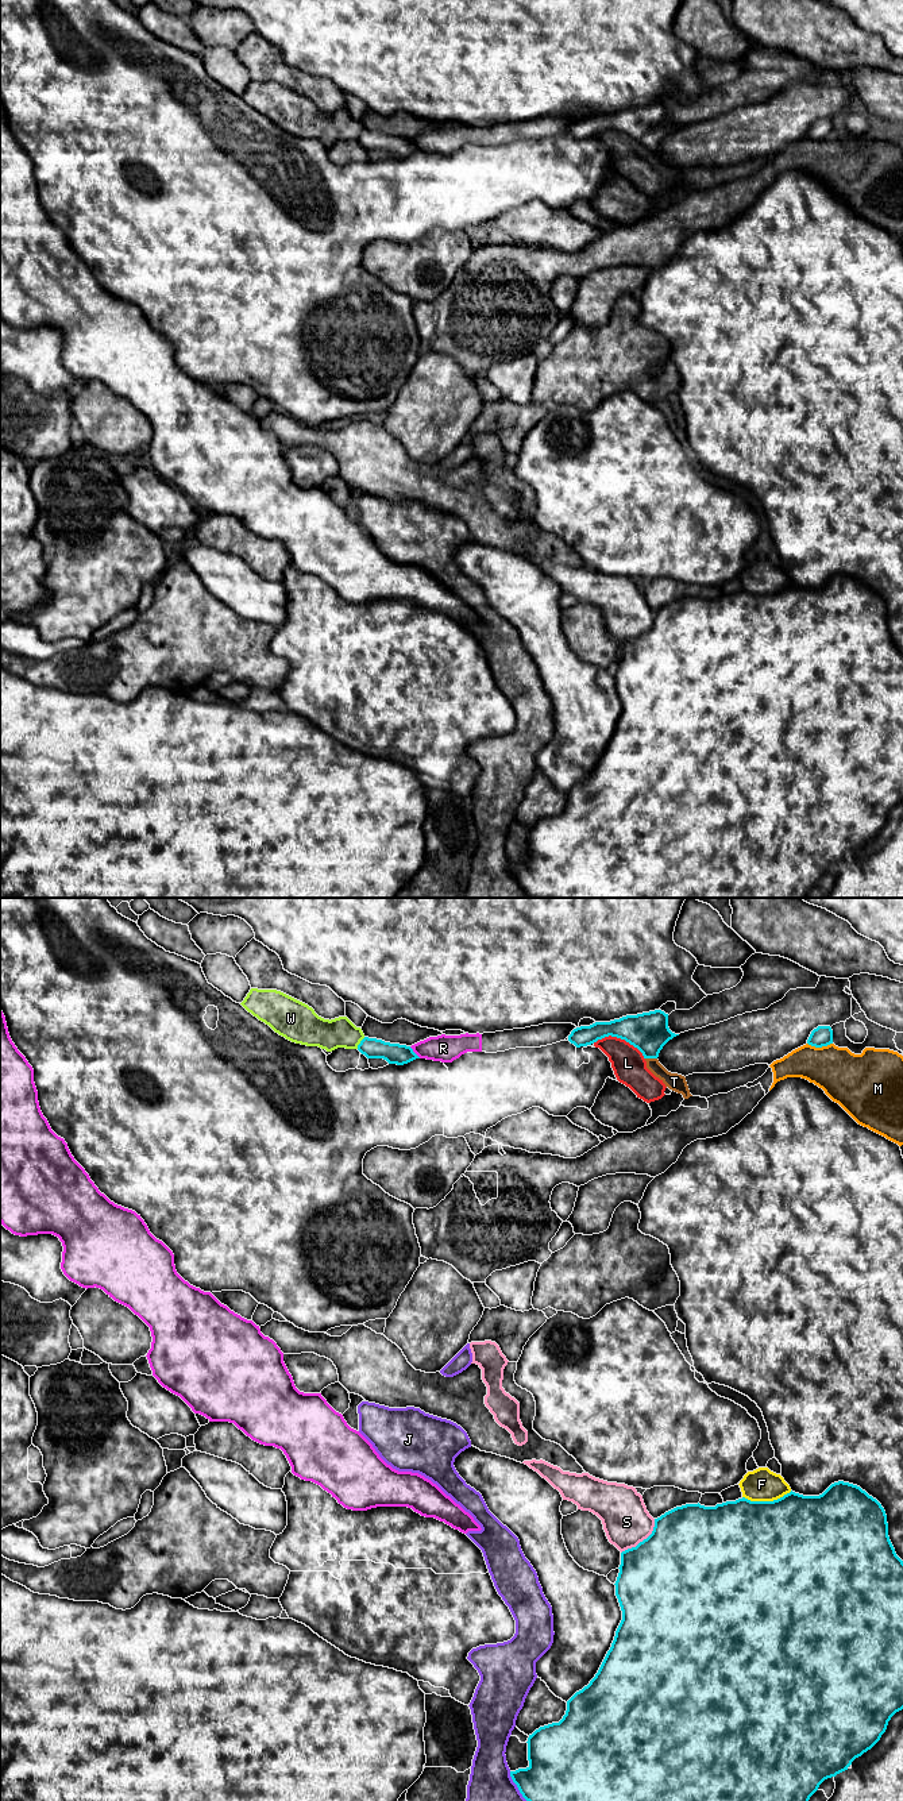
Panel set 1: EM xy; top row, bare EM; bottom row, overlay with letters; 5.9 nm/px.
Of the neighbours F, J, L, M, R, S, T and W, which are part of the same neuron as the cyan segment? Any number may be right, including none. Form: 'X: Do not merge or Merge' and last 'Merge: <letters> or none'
F: Do not merge
J: Do not merge
L: Do not merge
M: Do not merge
R: Do not merge
S: Do not merge
T: Do not merge
W: Do not merge
Merge: none

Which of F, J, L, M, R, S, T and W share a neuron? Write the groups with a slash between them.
F / J / L T / M / R / S / W

